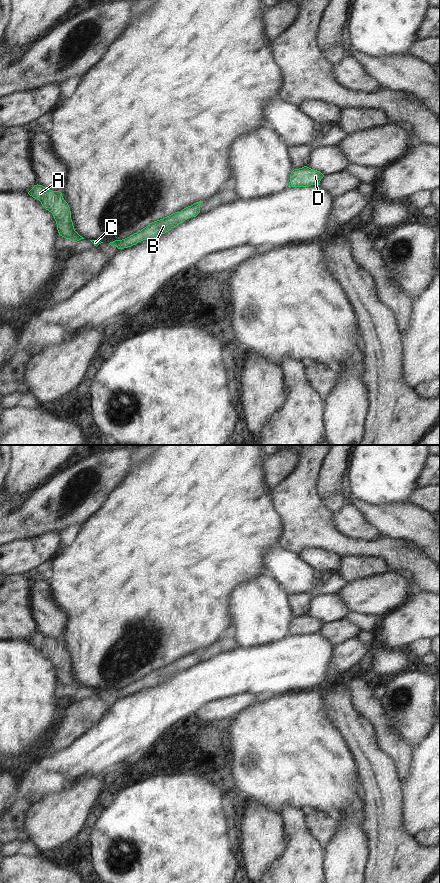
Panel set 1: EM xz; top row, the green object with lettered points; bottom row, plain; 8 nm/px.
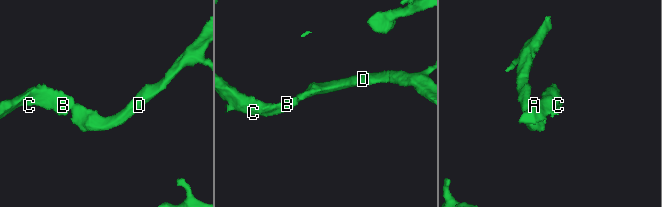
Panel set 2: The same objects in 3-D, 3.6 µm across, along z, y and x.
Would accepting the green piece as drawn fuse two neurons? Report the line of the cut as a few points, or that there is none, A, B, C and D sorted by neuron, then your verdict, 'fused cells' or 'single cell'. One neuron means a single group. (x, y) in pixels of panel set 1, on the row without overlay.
no cut; A B C D; single cell

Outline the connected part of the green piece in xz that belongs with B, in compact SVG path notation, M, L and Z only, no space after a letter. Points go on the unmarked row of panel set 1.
M203 649L196 650L193 653L184 656L181 660L175 660L163 667L154 669L141 679L138 679L125 687L110 690L109 692L111 694L116 694L118 697L124 697L136 693L143 688L154 687L170 679L185 668L196 665L200 661L200 653L202 651Z

